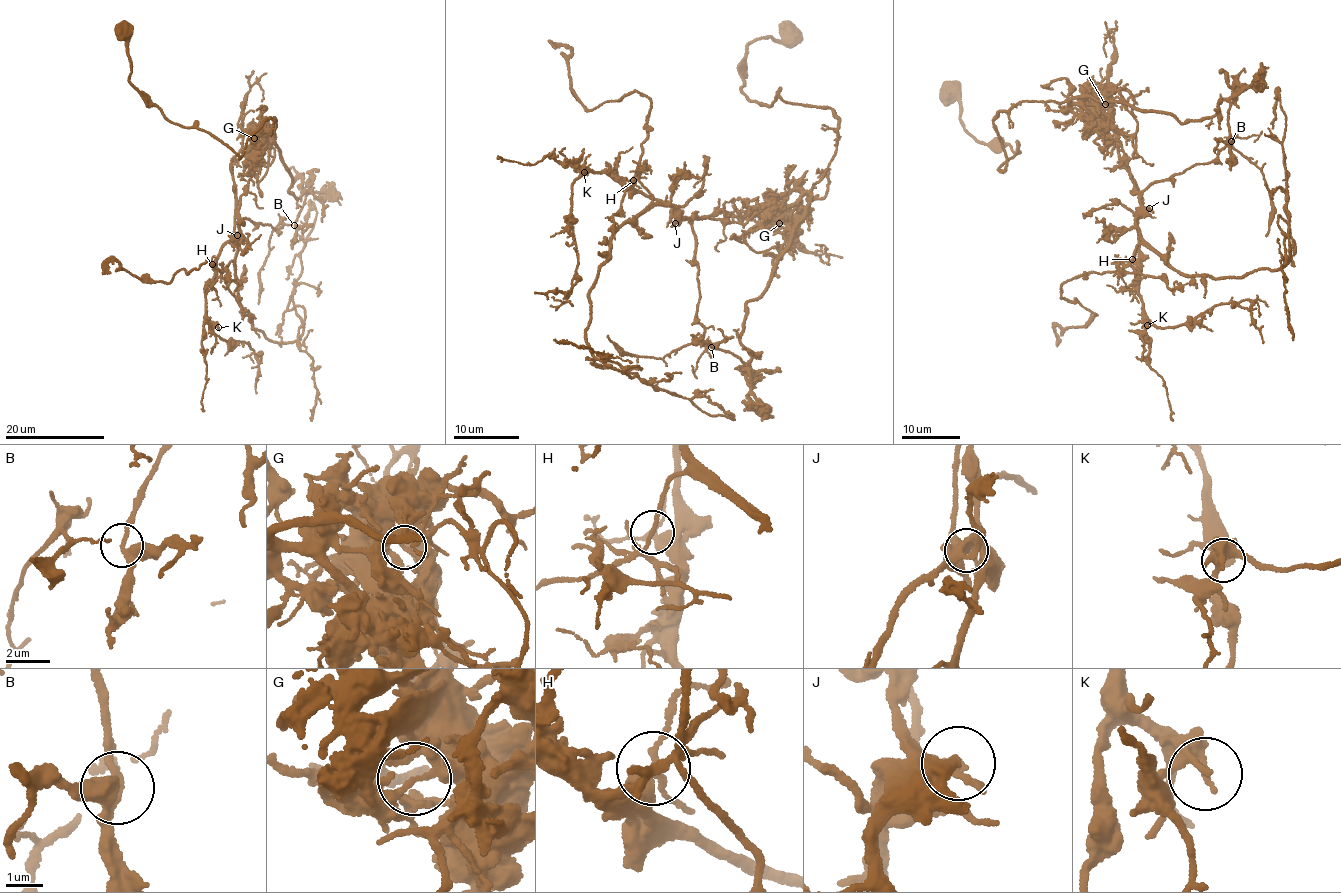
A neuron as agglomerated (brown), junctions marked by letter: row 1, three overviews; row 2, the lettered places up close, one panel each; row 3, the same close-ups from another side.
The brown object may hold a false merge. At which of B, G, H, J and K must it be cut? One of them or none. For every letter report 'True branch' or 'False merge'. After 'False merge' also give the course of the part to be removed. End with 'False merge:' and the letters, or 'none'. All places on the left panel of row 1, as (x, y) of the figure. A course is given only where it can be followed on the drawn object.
B: True branch
G: False merge. Course of the part to remove: (255, 138), (239, 298), (253, 328), (282, 343), (302, 333), (293, 288), (311, 201), (298, 229)
H: True branch
J: True branch
K: True branch
False merge: G

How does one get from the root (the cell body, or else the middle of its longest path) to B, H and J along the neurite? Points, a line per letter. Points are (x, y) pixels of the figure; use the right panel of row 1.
B: (952, 92), (963, 128), (1018, 150), (999, 170), (994, 121), (1027, 100), (1182, 123), (1225, 99), (1232, 141)
H: (952, 92), (963, 128), (1018, 150), (999, 170), (1000, 111), (1089, 112), (1142, 198), (1132, 259)
J: (952, 92), (963, 128), (1018, 150), (1002, 170), (1000, 111), (1027, 100), (1078, 104), (1119, 142), (1149, 208)

